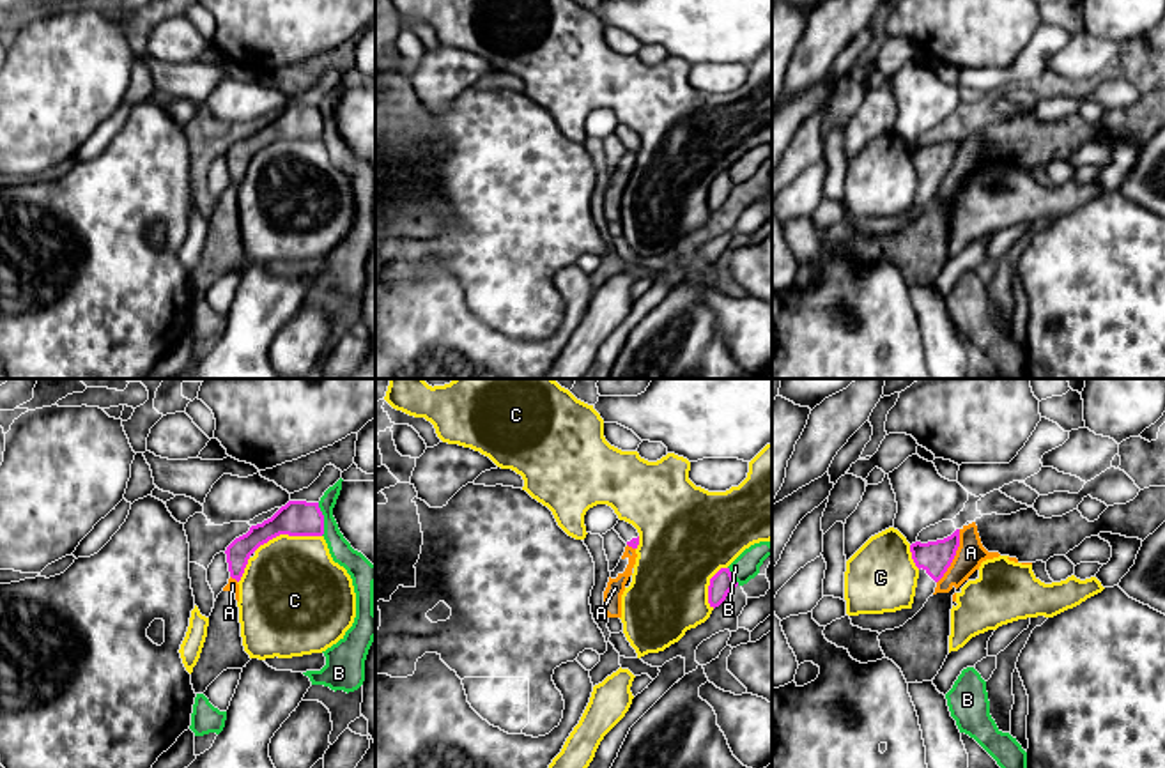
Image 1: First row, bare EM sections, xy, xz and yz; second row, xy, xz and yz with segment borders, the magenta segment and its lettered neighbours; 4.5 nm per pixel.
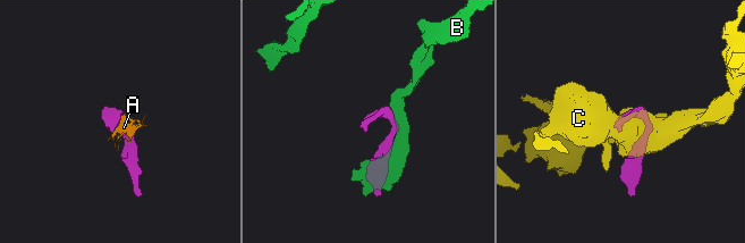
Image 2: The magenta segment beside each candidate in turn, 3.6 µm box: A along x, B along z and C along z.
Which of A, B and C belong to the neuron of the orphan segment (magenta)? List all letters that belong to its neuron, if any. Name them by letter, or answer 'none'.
none

